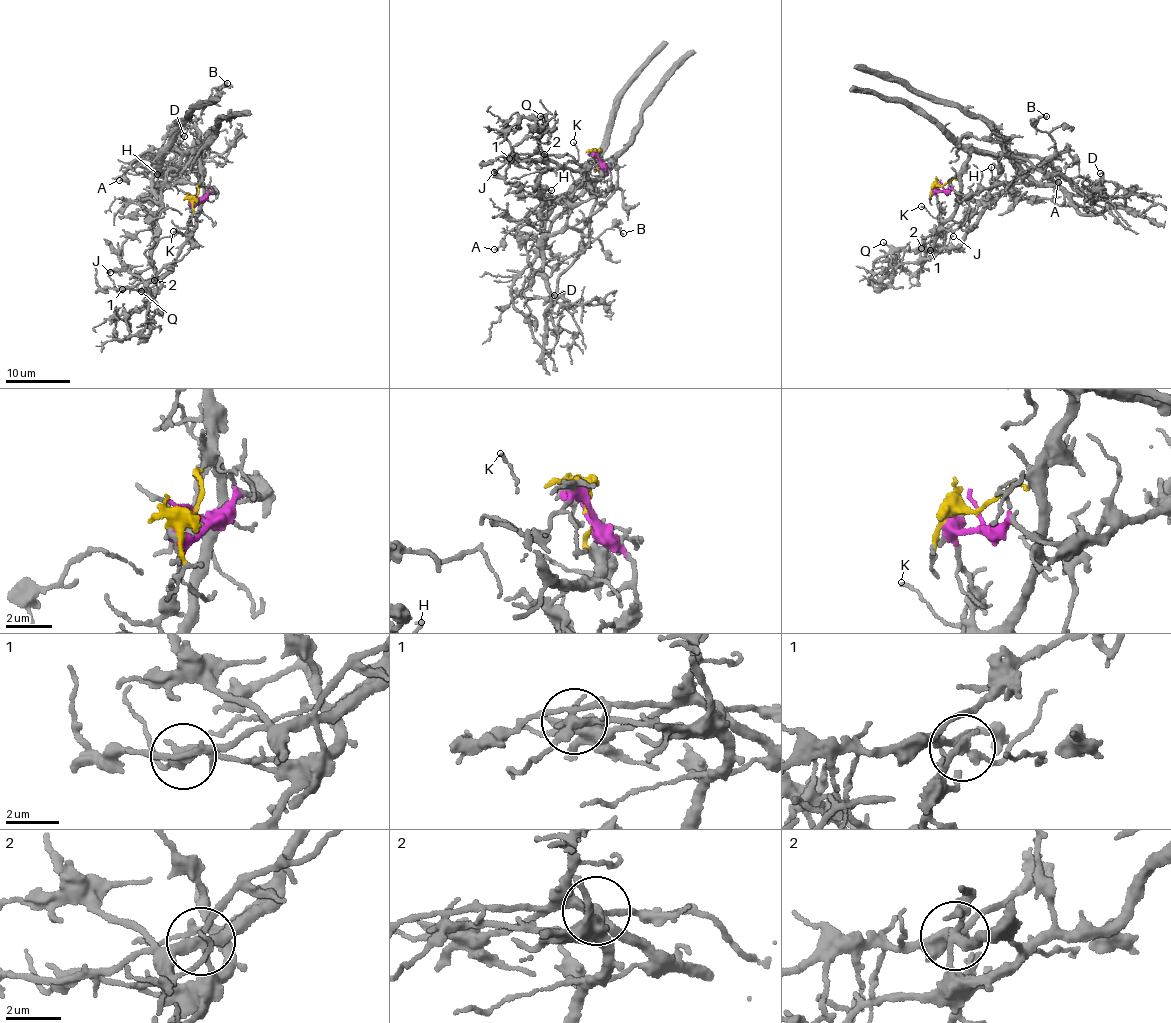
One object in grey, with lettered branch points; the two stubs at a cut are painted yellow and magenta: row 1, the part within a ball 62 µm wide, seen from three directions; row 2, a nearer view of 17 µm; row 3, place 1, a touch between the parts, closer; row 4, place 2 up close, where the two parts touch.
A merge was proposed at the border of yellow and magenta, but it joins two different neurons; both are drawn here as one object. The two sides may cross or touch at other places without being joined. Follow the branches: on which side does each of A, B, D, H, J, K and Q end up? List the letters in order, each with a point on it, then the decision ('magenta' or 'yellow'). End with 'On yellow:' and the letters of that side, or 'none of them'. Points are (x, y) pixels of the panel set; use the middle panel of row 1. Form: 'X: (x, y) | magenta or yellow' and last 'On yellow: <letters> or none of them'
A: (494, 249) | yellow
B: (623, 233) | magenta
D: (554, 295) | magenta
H: (551, 190) | yellow
J: (494, 172) | yellow
K: (573, 142) | yellow
Q: (540, 116) | yellow
On yellow: A, H, J, K, Q

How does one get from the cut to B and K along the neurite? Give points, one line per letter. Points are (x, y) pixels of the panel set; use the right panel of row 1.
B: (942, 185), (967, 195), (1020, 183), (1055, 150), (1054, 138), (1035, 128), (1039, 119), (1046, 116)
K: (942, 185), (958, 179), (960, 200), (956, 211), (947, 218), (938, 218), (920, 205)

